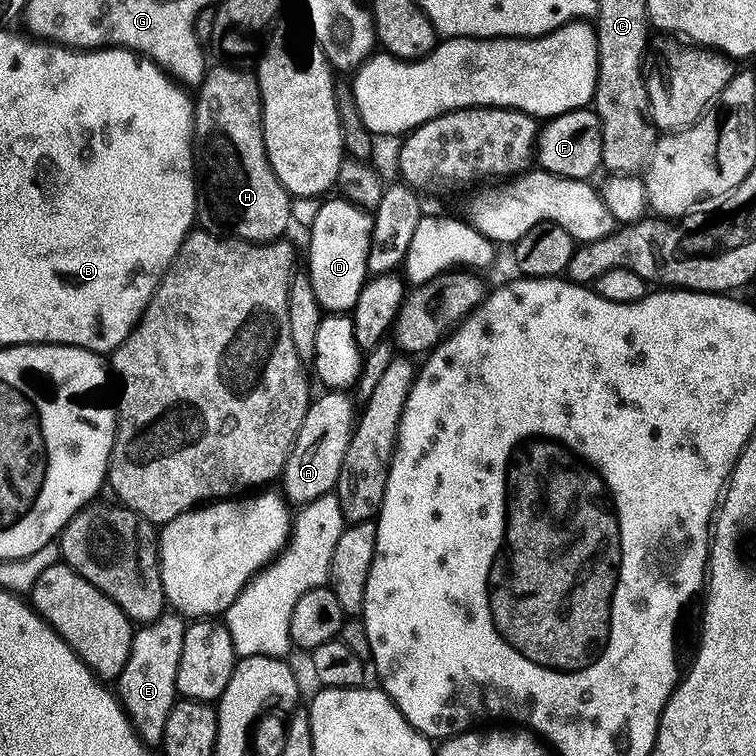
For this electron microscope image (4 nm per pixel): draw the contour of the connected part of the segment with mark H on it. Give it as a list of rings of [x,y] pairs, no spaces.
[[[212,68],[204,74],[204,81],[198,85],[197,96],[194,96],[194,115],[192,118],[192,134],[194,137],[194,171],[196,173],[196,220],[205,232],[212,232],[215,236],[245,240],[251,244],[269,244],[271,240],[281,239],[285,235],[288,223],[292,220],[293,197],[289,196],[282,182],[274,174],[268,161],[266,146],[264,145],[264,110],[260,106],[260,88],[256,84],[255,75],[251,71],[243,72],[240,68]]]

